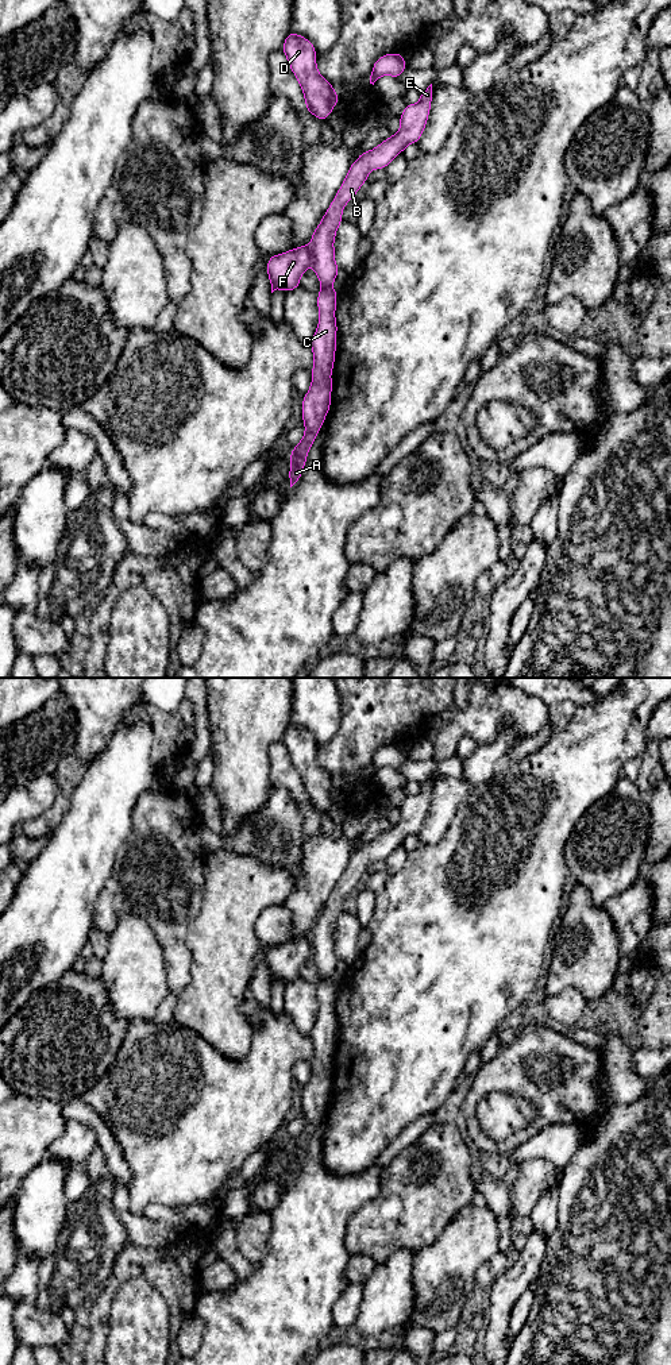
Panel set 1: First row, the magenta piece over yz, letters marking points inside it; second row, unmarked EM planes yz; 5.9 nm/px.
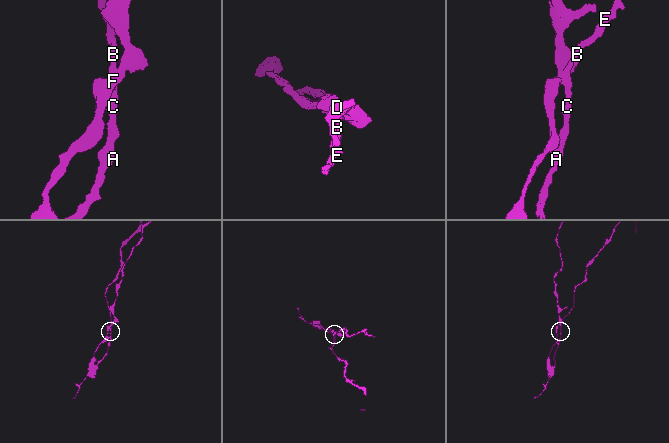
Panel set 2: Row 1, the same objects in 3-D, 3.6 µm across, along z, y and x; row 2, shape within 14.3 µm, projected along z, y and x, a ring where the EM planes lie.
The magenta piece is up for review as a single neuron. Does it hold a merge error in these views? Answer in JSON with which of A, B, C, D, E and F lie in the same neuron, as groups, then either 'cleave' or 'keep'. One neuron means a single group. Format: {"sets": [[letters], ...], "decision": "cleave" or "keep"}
{"sets": [["A", "B", "C", "E"], ["D", "F"]], "decision": "cleave"}

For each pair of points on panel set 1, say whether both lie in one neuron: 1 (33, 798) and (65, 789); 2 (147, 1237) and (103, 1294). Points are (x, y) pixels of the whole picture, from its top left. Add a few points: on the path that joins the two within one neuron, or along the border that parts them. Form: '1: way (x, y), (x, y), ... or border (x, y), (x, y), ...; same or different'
1: border (53, 774), (56, 782), (54, 802), (37, 817); different
2: border (128, 1241), (139, 1246), (170, 1245); different

